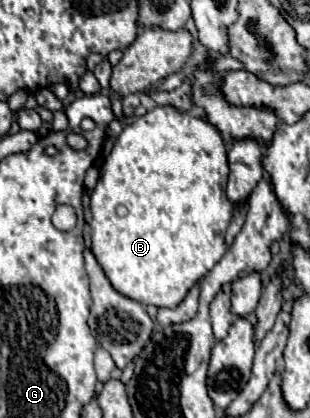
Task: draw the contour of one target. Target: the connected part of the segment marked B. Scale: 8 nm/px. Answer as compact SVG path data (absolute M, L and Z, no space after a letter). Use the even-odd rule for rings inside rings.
M158 106L134 124L124 126L90 198L92 254L120 294L142 304L176 308L188 290L212 270L226 252L222 232L226 232L234 212L234 204L224 194L226 176L224 140L204 118L190 116L174 106Z

